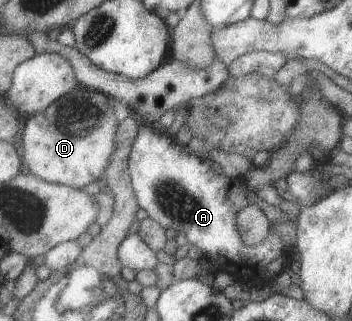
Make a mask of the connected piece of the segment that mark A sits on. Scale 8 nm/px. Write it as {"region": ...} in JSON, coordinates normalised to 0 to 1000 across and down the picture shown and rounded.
{"region":[[[401,368],[398,377],[398,405],[372,480],[369,536],[398,645],[409,648],[423,676],[472,704],[480,701],[503,723],[526,723],[540,757],[574,782],[577,801],[605,822],[608,838],[659,857],[665,875],[685,882],[690,894],[736,891],[739,875],[747,875],[747,885],[756,882],[744,869],[747,854],[781,866],[804,838],[818,838],[827,807],[818,801],[810,769],[798,763],[790,735],[761,729],[727,766],[707,766],[682,745],[679,720],[673,720],[673,667],[685,648],[713,636],[696,617],[696,586],[702,583],[690,558],[656,558],[634,539],[605,539],[594,489],[571,492],[554,477],[543,477],[528,458],[509,452],[497,424],[486,427],[486,421],[463,414],[435,389],[435,380],[412,380]]]}

